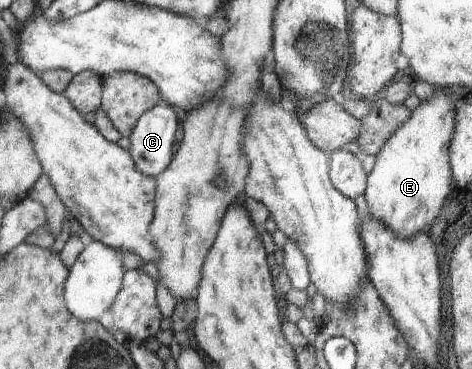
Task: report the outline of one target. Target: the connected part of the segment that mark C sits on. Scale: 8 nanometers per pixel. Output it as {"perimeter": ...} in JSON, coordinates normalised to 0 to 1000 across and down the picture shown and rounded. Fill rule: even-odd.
{"perimeter":[[[350,276],[301,309],[273,371],[275,417],[305,474],[331,482],[358,450],[381,333],[364,287]]]}

